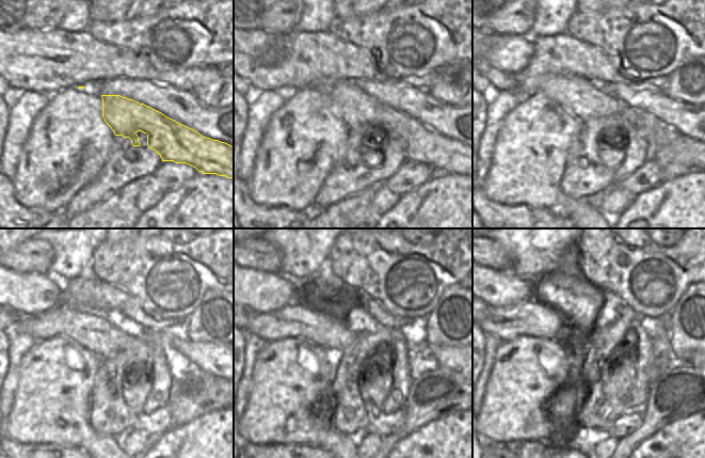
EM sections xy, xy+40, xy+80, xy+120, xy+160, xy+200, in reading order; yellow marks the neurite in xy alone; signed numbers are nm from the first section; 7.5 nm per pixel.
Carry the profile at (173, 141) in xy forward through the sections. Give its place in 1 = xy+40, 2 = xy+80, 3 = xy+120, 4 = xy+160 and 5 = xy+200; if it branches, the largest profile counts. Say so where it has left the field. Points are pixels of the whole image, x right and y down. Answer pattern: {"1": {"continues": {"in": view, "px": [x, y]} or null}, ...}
{"1": {"continues": {"in": "xy+40", "px": [422, 145]}}, "2": {"continues": {"in": "xy+80", "px": [578, 96]}}, "3": {"continues": {"in": "xy+120", "px": [94, 331]}}, "4": {"continues": {"in": "xy+160", "px": [297, 320]}}, "5": {"continues": {"in": "xy+200", "px": [529, 318]}}}

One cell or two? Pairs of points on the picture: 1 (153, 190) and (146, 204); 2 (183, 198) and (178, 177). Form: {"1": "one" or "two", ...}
{"1": "one", "2": "two"}

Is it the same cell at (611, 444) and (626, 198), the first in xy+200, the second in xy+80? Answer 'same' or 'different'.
same

